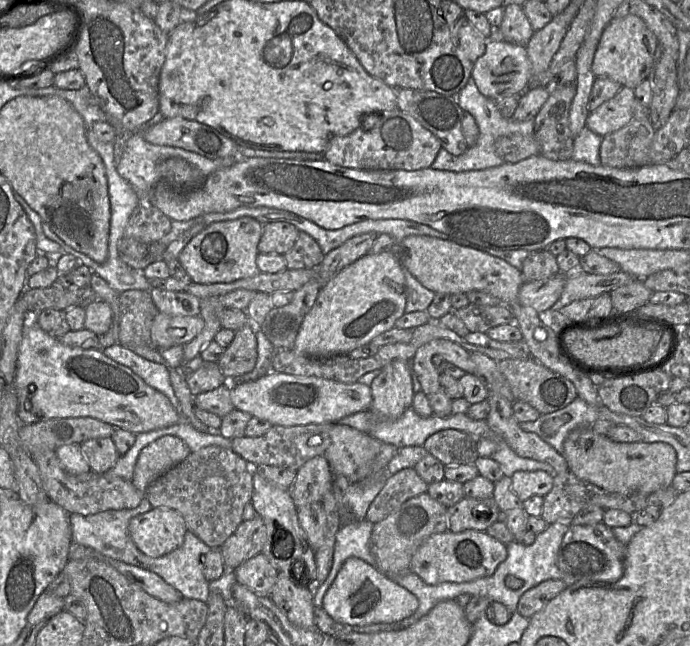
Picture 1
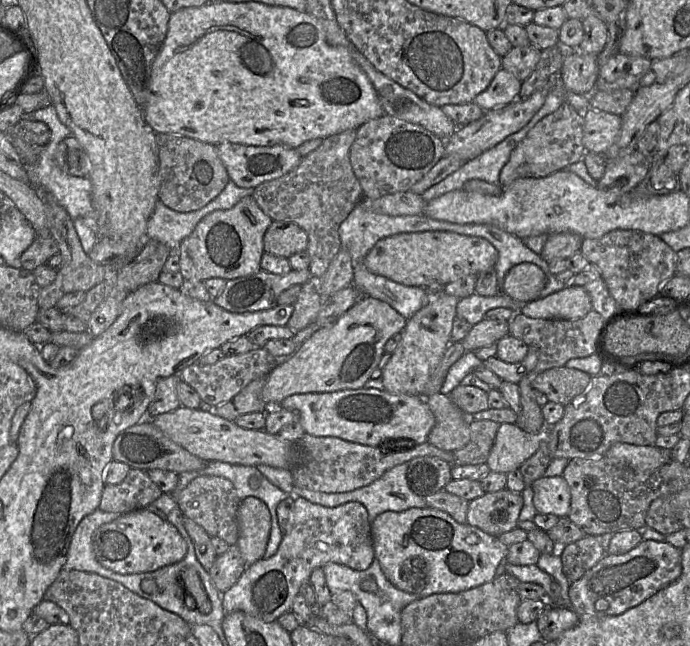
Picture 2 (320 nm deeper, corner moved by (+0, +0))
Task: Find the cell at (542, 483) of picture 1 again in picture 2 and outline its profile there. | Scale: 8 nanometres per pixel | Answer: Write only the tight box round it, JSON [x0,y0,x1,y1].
[531,476,570,518]

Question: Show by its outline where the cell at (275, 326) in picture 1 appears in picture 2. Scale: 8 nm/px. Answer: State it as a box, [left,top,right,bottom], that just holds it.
[252,130,364,283]

